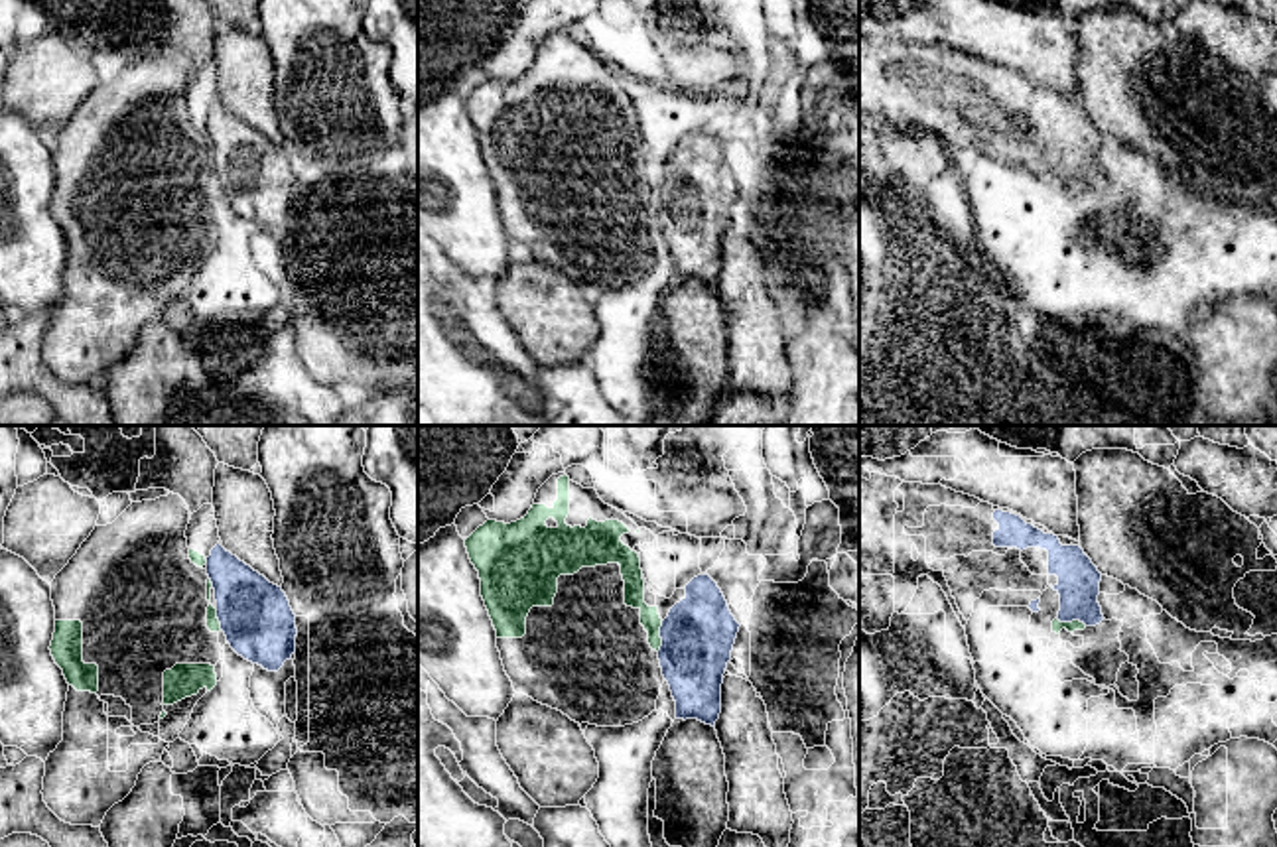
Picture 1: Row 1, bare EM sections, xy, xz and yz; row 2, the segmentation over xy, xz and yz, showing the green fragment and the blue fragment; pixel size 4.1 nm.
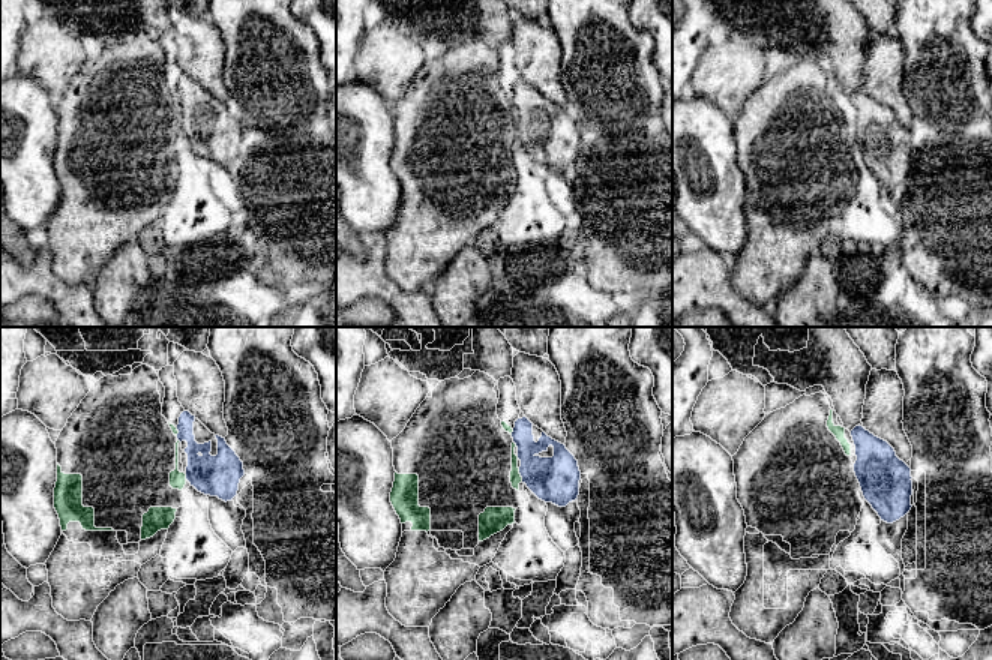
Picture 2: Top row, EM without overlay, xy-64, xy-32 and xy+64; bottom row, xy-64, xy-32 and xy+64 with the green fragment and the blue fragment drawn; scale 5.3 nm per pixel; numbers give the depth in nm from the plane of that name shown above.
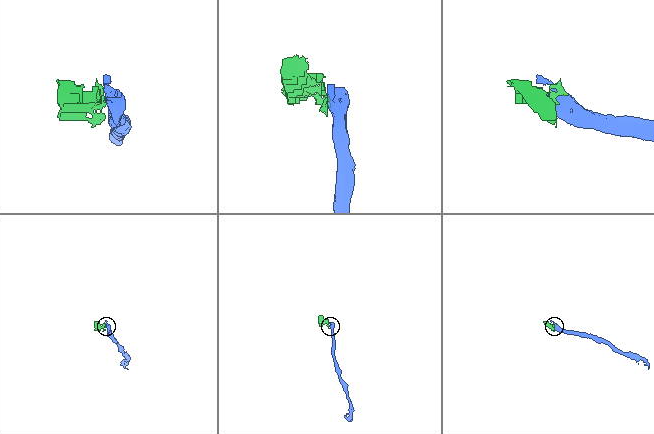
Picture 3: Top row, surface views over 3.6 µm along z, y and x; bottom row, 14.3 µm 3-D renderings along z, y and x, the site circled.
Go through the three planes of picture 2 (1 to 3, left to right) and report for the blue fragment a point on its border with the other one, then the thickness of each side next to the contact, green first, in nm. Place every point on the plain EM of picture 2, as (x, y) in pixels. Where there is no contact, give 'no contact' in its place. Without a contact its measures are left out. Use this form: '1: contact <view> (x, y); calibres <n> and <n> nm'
1: contact xy-64 (185, 141); calibres 90 and 220 nm
2: contact xy-32 (520, 138); calibres 60 and 240 nm
3: no contact

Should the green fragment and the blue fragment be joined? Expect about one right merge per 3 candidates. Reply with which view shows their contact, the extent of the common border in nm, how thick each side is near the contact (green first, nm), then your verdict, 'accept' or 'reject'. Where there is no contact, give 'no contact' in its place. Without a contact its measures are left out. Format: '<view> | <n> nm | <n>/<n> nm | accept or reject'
xz | 130 nm | 80/300 nm | reject

